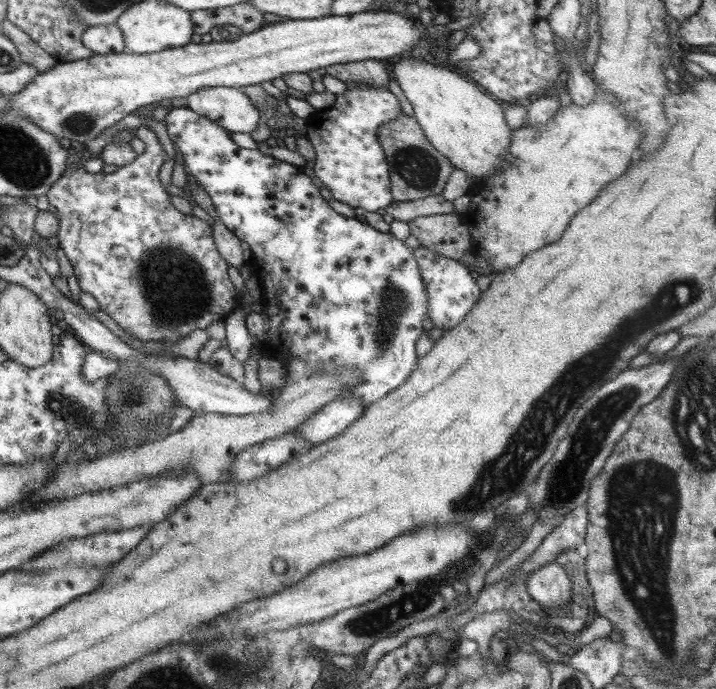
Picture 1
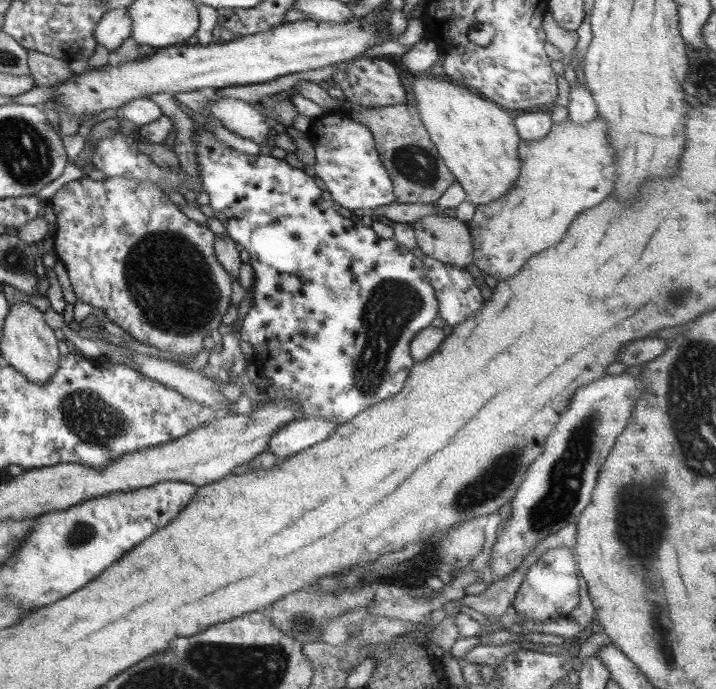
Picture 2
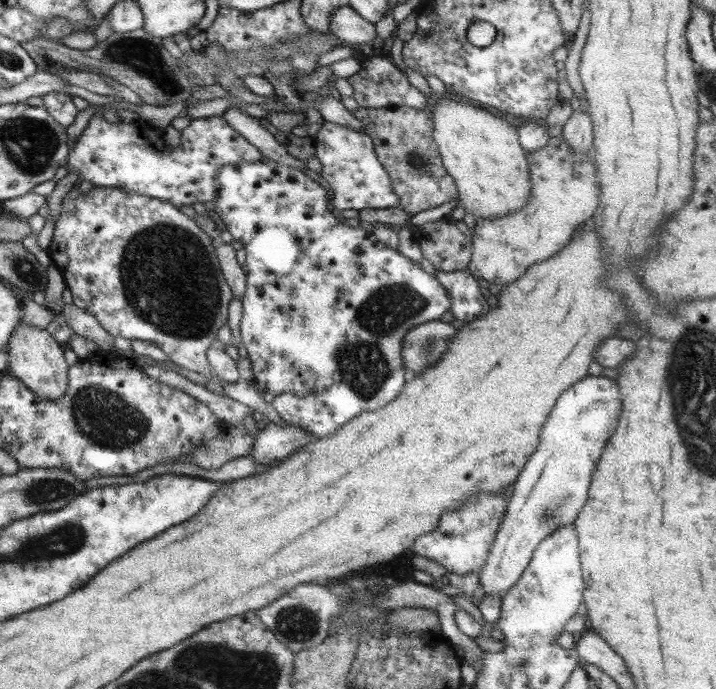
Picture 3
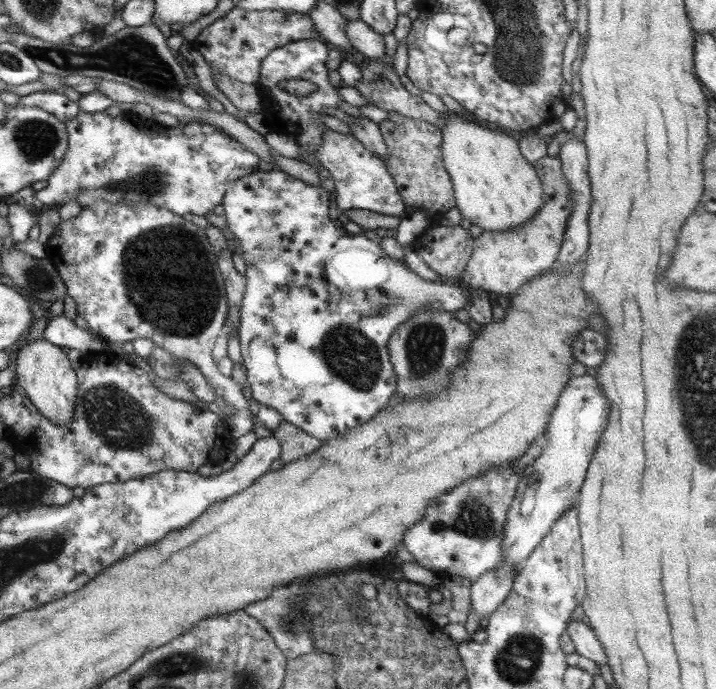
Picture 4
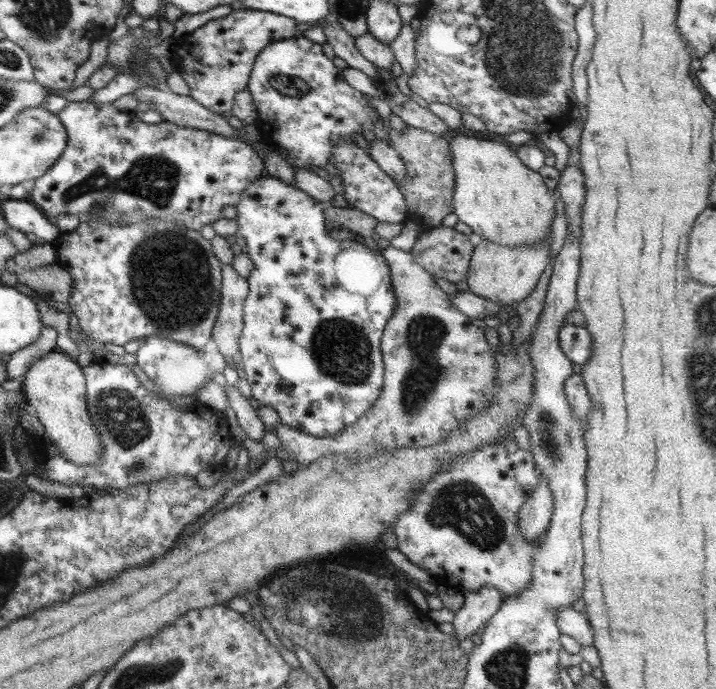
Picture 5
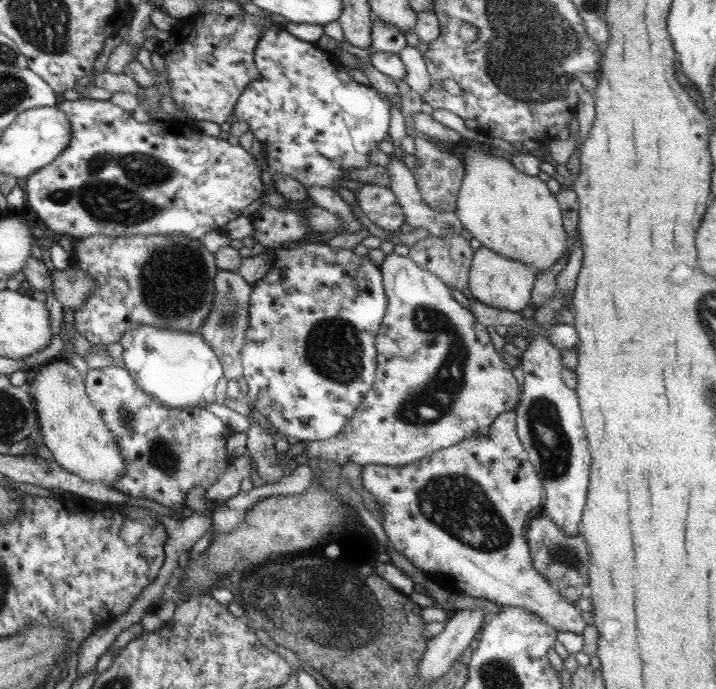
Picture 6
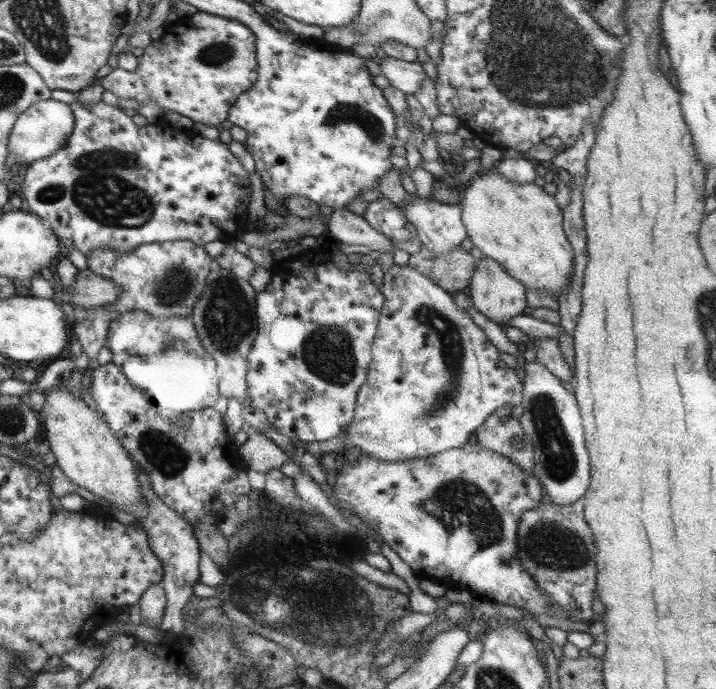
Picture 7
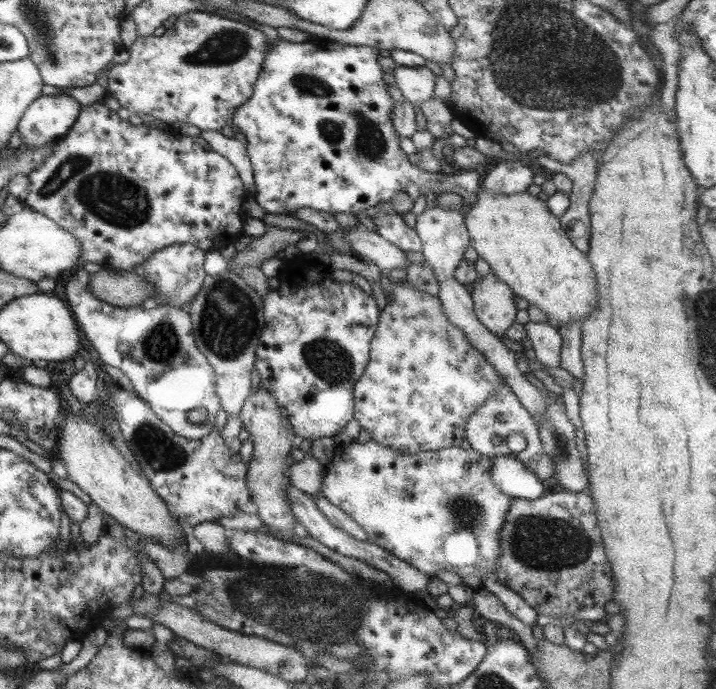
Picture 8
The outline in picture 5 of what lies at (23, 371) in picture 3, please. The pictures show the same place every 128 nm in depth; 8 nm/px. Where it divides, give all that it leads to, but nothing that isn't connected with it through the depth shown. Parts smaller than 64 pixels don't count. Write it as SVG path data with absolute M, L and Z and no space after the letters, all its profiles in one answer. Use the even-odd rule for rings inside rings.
M54 350L46 352L29 366L24 379L21 381L21 394L24 396L29 409L34 410L34 416L43 426L44 436L56 448L62 458L72 462L75 466L94 466L102 458L102 442L98 430L89 418L86 405L86 388L81 367L72 361L65 353Z

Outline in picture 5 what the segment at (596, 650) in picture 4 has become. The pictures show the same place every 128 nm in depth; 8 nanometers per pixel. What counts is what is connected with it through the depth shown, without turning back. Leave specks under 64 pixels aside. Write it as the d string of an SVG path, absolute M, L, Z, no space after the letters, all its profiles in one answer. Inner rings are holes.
M571 606L559 607L554 612L554 621L560 634L573 638L582 648L592 646L593 630L582 612L573 610Z

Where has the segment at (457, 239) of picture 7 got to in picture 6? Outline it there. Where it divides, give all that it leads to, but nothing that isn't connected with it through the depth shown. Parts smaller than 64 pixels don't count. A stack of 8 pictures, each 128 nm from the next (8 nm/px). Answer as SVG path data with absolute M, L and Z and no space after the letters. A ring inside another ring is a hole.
M394 154L388 155L390 161L385 166L389 172L390 178L390 191L395 195L397 204L401 207L401 212L404 216L404 222L413 228L423 228L431 236L445 236L446 234L458 234L462 230L462 224L457 218L454 211L445 211L442 213L435 212L419 194L416 187L416 180L414 179L411 171L407 169L405 164L398 161Z

